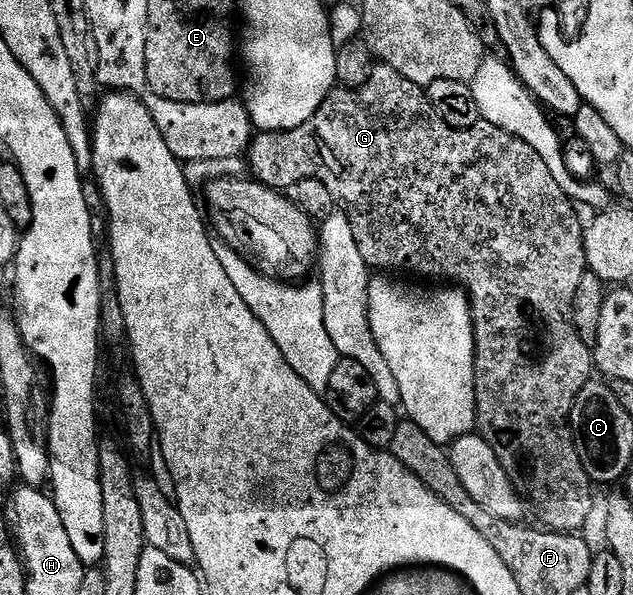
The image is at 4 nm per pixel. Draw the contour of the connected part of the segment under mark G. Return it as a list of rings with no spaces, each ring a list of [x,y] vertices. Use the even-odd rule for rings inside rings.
[[[378,63],[375,64],[374,70],[372,71],[372,79],[368,79],[368,83],[364,83],[364,87],[360,87],[359,89],[344,89],[338,87],[331,91],[324,99],[324,103],[316,111],[316,115],[312,115],[312,119],[308,119],[308,123],[304,123],[303,125],[298,124],[296,128],[290,129],[287,133],[259,132],[250,142],[250,148],[248,150],[248,169],[252,174],[253,180],[260,182],[261,185],[266,185],[269,189],[279,191],[289,191],[293,189],[296,183],[300,183],[304,179],[320,179],[320,183],[324,183],[324,187],[328,187],[328,191],[332,191],[335,202],[341,206],[347,219],[352,223],[352,235],[356,235],[356,243],[360,247],[360,255],[364,255],[364,263],[369,265],[371,270],[385,271],[390,275],[415,273],[418,277],[447,277],[447,279],[450,280],[447,282],[453,283],[455,286],[466,290],[470,299],[472,319],[474,320],[474,390],[476,391],[476,407],[478,408],[478,419],[476,422],[477,432],[490,444],[492,451],[496,451],[496,459],[500,459],[500,463],[504,467],[508,479],[514,485],[514,490],[517,491],[519,497],[528,502],[529,508],[530,505],[534,508],[534,513],[538,516],[537,524],[541,526],[541,528],[551,533],[577,534],[579,531],[582,531],[582,528],[589,523],[590,512],[594,509],[595,486],[590,480],[588,471],[584,471],[584,463],[580,463],[578,449],[574,446],[574,431],[570,428],[570,416],[572,415],[572,407],[576,403],[580,391],[584,391],[584,387],[590,384],[596,373],[594,354],[591,346],[586,345],[584,339],[580,339],[580,335],[572,323],[572,299],[576,299],[576,287],[580,287],[580,279],[584,279],[584,275],[588,272],[586,268],[584,239],[582,238],[584,223],[578,218],[575,202],[571,201],[569,195],[562,190],[560,183],[556,183],[552,171],[548,171],[548,163],[544,163],[544,159],[540,159],[540,155],[536,155],[536,151],[532,151],[532,147],[528,147],[528,143],[524,143],[524,139],[516,139],[508,131],[504,131],[495,125],[479,123],[470,129],[453,129],[452,127],[448,127],[448,123],[444,123],[444,119],[440,119],[440,115],[436,115],[432,103],[426,98],[426,91],[423,86],[412,83],[412,79],[400,75],[400,71],[396,71],[390,65]]]

